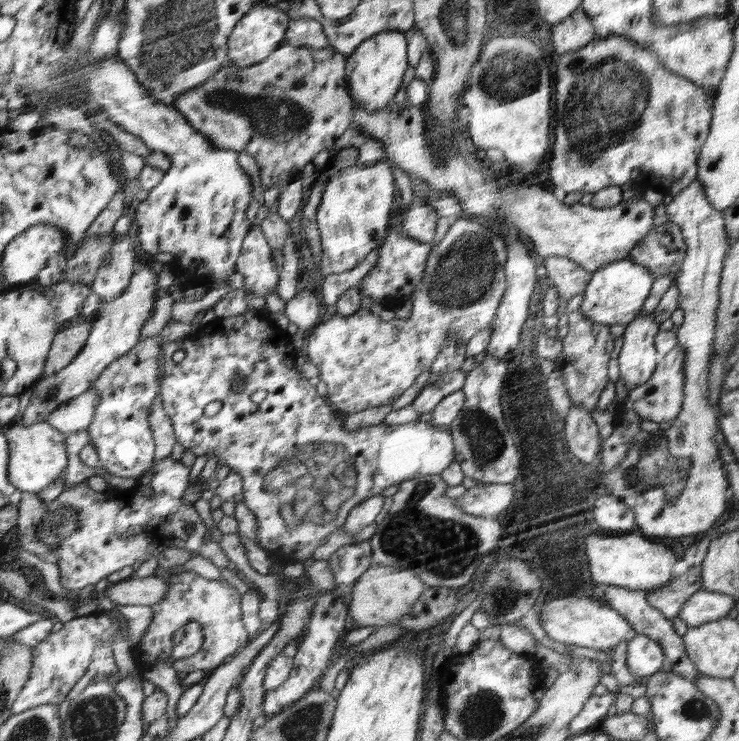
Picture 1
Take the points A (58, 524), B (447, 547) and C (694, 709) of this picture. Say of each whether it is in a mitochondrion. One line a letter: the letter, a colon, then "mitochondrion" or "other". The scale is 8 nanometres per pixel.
A: mitochondrion
B: mitochondrion
C: mitochondrion

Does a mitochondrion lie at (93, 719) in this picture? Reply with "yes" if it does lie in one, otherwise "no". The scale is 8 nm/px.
yes

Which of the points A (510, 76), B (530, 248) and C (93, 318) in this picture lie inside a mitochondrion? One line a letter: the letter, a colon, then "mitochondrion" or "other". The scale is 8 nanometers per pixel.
A: mitochondrion
B: other
C: other

